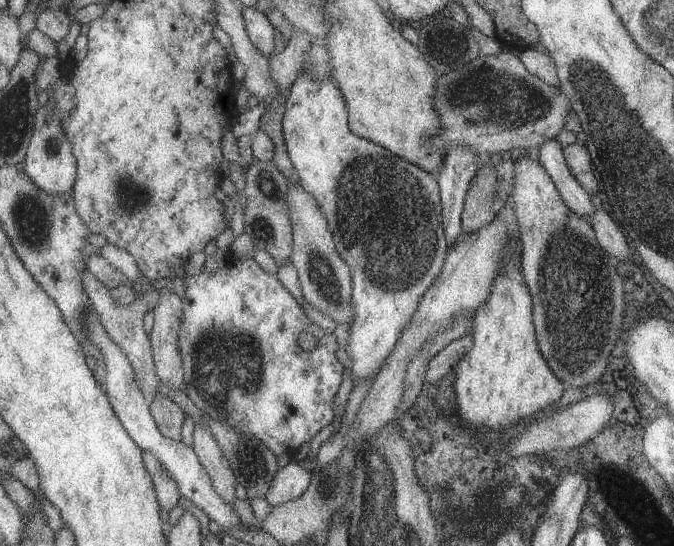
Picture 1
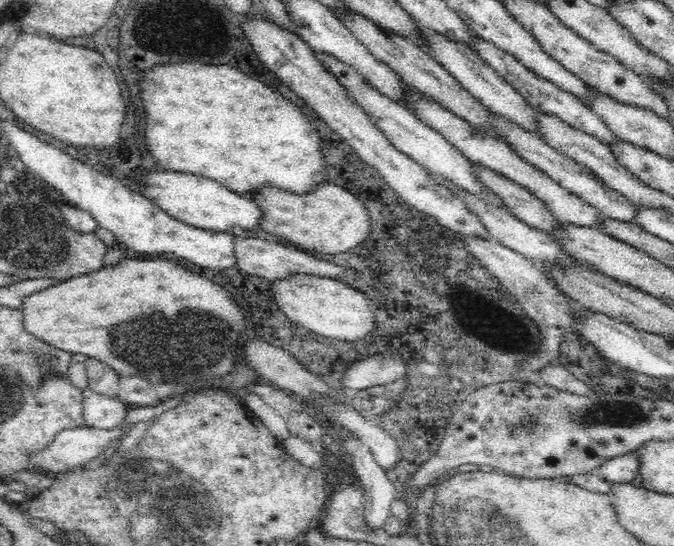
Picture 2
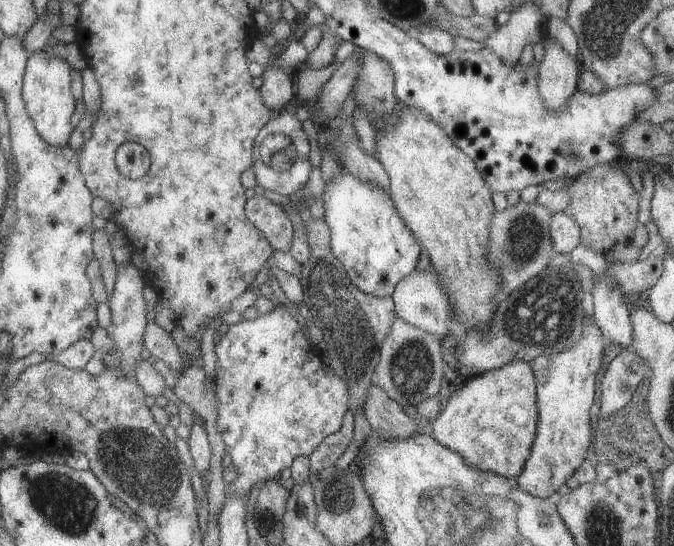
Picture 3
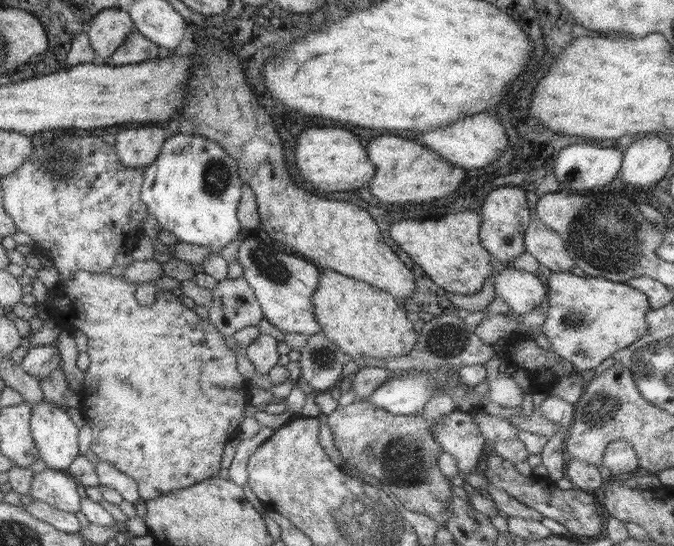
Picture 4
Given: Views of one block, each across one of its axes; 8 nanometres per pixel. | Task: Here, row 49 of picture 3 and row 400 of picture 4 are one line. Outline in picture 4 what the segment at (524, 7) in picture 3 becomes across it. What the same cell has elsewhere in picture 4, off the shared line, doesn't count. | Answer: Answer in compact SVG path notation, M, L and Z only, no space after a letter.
M503 355L487 359L485 362L487 389L486 398L491 402L497 402L503 408L519 407L523 400L523 392L517 387L512 377L503 373L499 374L497 366L502 362Z

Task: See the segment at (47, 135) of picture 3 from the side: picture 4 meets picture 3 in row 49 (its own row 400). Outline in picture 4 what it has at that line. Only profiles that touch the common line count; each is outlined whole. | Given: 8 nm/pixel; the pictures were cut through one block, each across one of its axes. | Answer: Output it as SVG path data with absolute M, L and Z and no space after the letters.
M45 400L31 405L30 434L46 468L66 471L79 454L77 426L61 405Z

